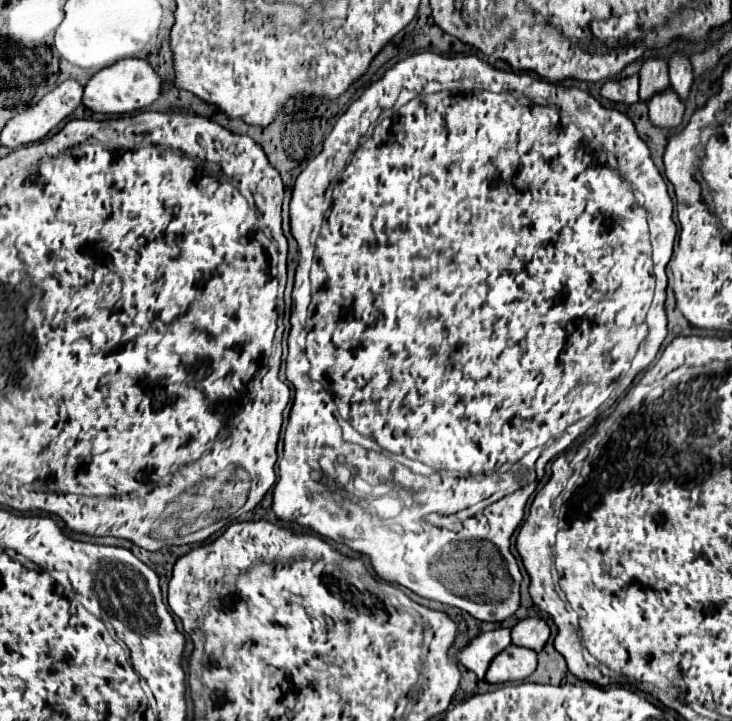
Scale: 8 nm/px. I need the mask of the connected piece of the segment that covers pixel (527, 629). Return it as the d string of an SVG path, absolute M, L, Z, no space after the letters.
M524 618L512 628L512 644L540 652L550 636L550 628L542 618Z

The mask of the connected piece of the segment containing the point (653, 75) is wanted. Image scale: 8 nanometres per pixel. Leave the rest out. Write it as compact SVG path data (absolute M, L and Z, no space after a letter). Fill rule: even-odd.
M648 58L640 68L640 100L652 98L670 86L666 58Z

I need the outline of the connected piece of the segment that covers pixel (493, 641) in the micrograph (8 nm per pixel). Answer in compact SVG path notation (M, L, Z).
M508 628L480 632L464 648L460 648L456 652L456 662L462 664L464 668L472 670L480 680L484 680L484 674L488 670L488 662L500 650L504 650L508 644L510 644L510 630Z

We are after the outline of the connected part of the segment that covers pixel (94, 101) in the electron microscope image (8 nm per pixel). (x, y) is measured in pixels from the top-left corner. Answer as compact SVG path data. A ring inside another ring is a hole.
M124 58L100 70L88 80L88 84L84 86L82 104L102 114L130 114L156 102L160 94L162 94L162 78L156 74L156 70L146 60Z

